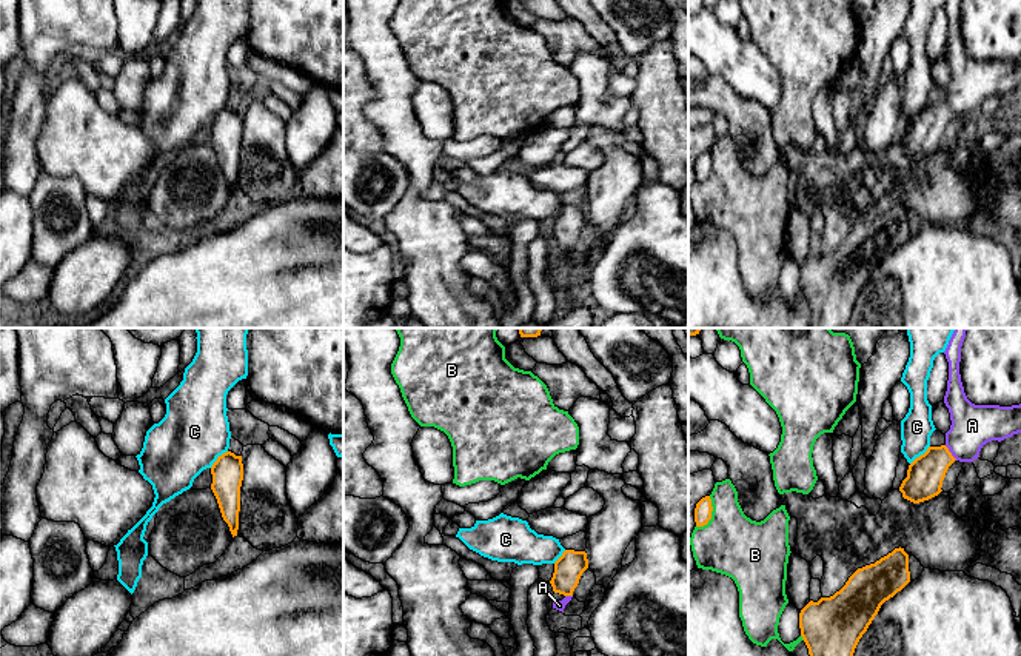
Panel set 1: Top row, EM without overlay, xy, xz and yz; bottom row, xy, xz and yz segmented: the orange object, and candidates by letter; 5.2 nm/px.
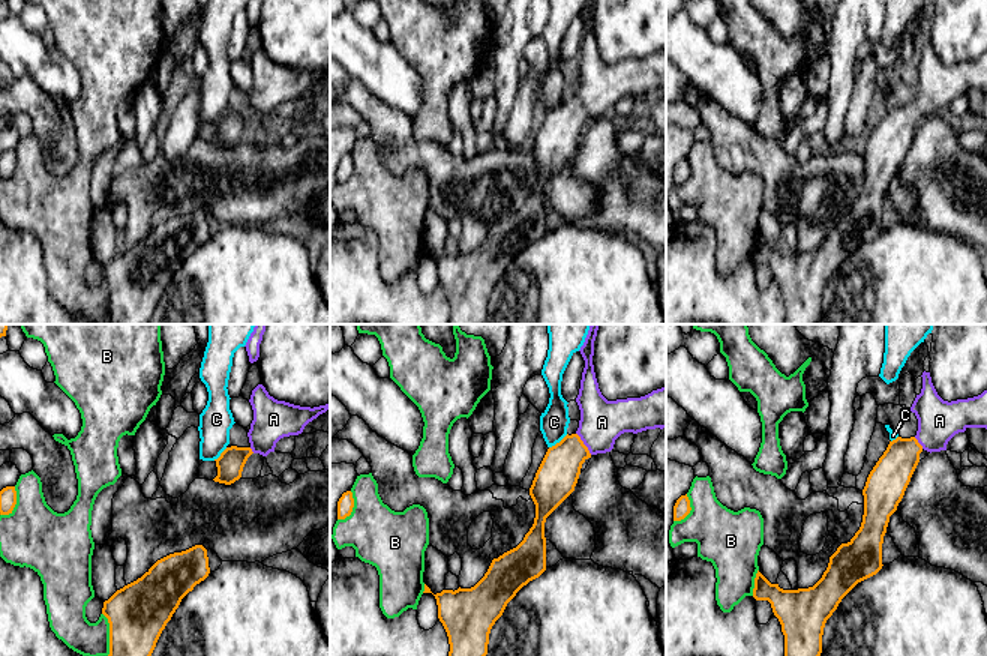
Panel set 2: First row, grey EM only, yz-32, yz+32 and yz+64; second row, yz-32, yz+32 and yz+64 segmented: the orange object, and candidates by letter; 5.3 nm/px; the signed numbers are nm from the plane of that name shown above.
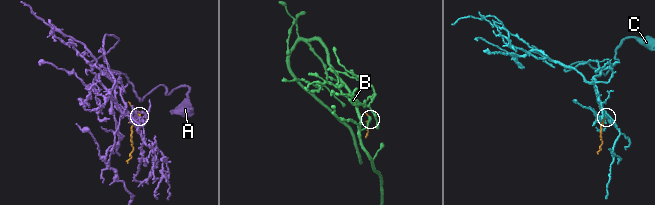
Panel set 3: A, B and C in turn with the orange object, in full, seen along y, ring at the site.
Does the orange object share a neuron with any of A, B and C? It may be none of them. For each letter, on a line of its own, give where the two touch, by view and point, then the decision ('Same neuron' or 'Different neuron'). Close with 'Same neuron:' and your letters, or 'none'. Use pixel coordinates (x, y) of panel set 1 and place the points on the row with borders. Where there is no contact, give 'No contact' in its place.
A: Touches orange at yz (950, 453). Same neuron
B: Touches orange at yz (710, 515). Different neuron
C: Touches orange at yz (921, 455). Different neuron
Same neuron: A

